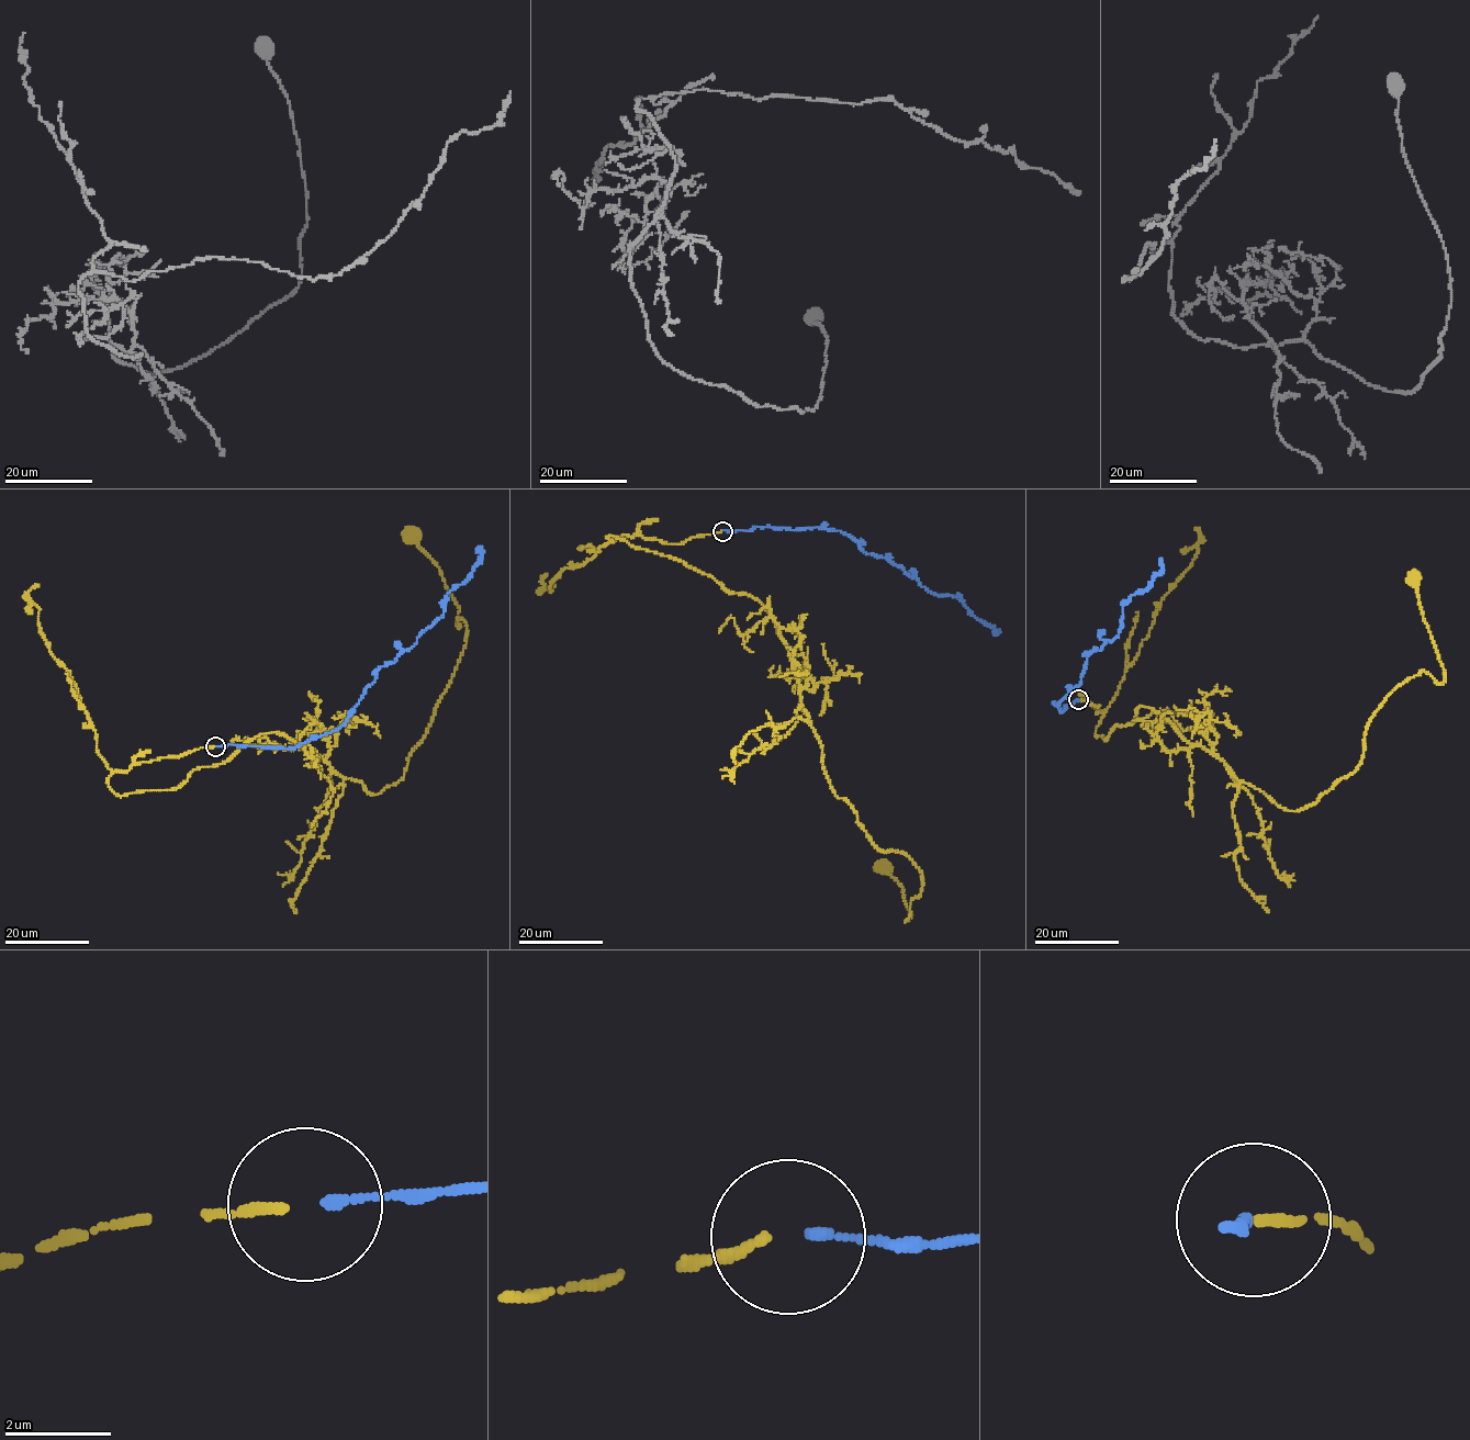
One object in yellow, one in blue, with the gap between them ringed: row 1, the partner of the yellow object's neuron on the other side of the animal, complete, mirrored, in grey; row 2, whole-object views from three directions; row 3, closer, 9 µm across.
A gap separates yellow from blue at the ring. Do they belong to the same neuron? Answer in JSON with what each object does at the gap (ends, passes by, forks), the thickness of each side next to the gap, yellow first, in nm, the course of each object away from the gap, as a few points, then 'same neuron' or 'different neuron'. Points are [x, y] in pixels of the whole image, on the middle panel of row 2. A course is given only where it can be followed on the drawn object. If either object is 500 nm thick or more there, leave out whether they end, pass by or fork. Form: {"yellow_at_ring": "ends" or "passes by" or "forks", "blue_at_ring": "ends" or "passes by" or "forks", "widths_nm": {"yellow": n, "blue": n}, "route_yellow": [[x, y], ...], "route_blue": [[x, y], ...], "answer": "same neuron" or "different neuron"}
{"yellow_at_ring": "ends", "blue_at_ring": "ends", "widths_nm": {"yellow": 190, "blue": 170}, "route_yellow": [[721, 530], [606, 538], [764, 607], [831, 789], [877, 848], [921, 873], [906, 921], [883, 865]], "route_blue": [[724, 530], [819, 527], [846, 533], [865, 553], [886, 558], [929, 592], [960, 596], [967, 610], [997, 630]], "answer": "same neuron"}

